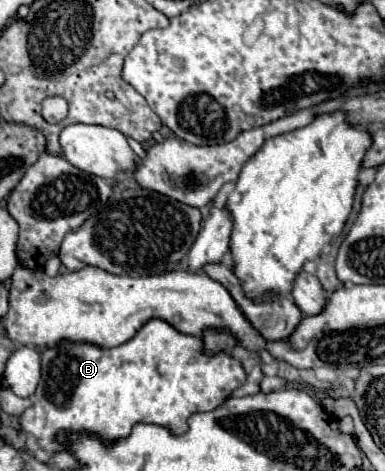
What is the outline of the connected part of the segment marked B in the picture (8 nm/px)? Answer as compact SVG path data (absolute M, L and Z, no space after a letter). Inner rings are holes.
M162 319L148 321L128 343L104 351L88 343L62 341L42 353L42 381L34 393L34 405L28 407L18 423L24 433L32 433L44 451L66 451L66 445L56 443L58 433L92 433L102 441L118 441L130 435L136 423L154 423L182 435L188 429L188 417L198 411L214 411L228 395L246 381L242 365L228 353L204 355L200 339L176 331Z

